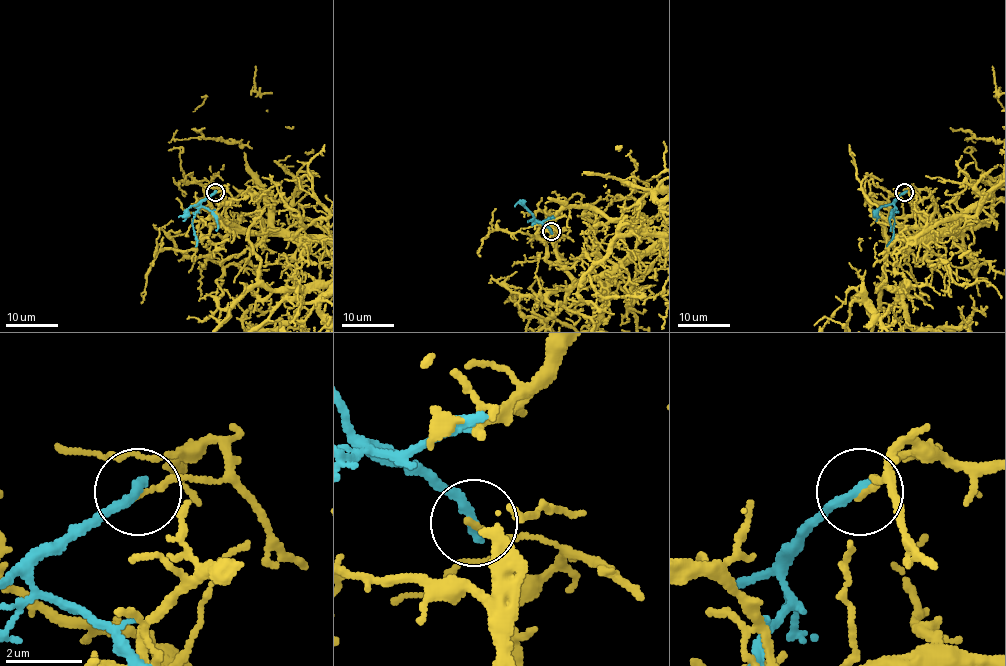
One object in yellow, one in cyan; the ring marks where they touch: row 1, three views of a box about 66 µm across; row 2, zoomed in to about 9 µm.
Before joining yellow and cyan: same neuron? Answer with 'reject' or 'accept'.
reject

